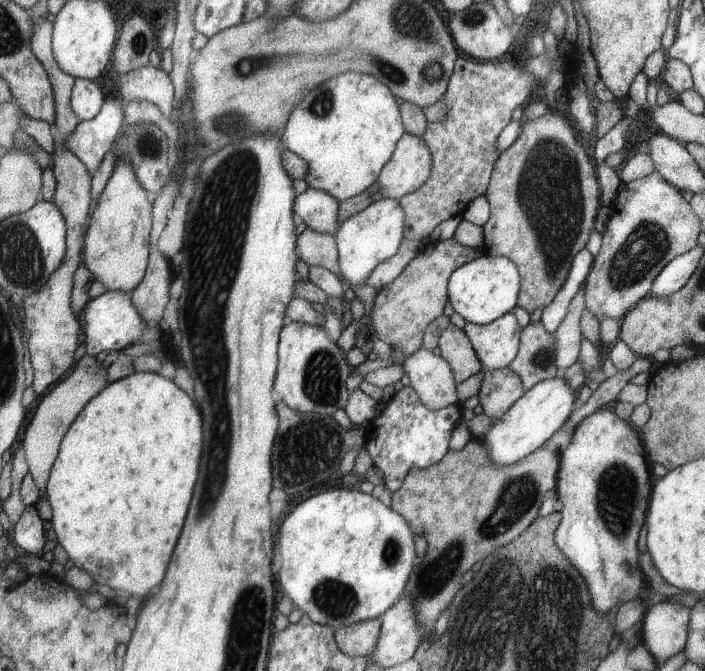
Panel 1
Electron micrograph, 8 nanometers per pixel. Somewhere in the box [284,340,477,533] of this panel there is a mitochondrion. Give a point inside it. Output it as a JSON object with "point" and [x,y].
{"point":[321,382]}

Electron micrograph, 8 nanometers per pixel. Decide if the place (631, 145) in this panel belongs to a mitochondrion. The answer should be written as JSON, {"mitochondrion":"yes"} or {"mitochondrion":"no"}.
{"mitochondrion":"no"}

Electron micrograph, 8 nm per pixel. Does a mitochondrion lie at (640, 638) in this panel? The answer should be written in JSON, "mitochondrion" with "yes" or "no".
{"mitochondrion":"no"}

